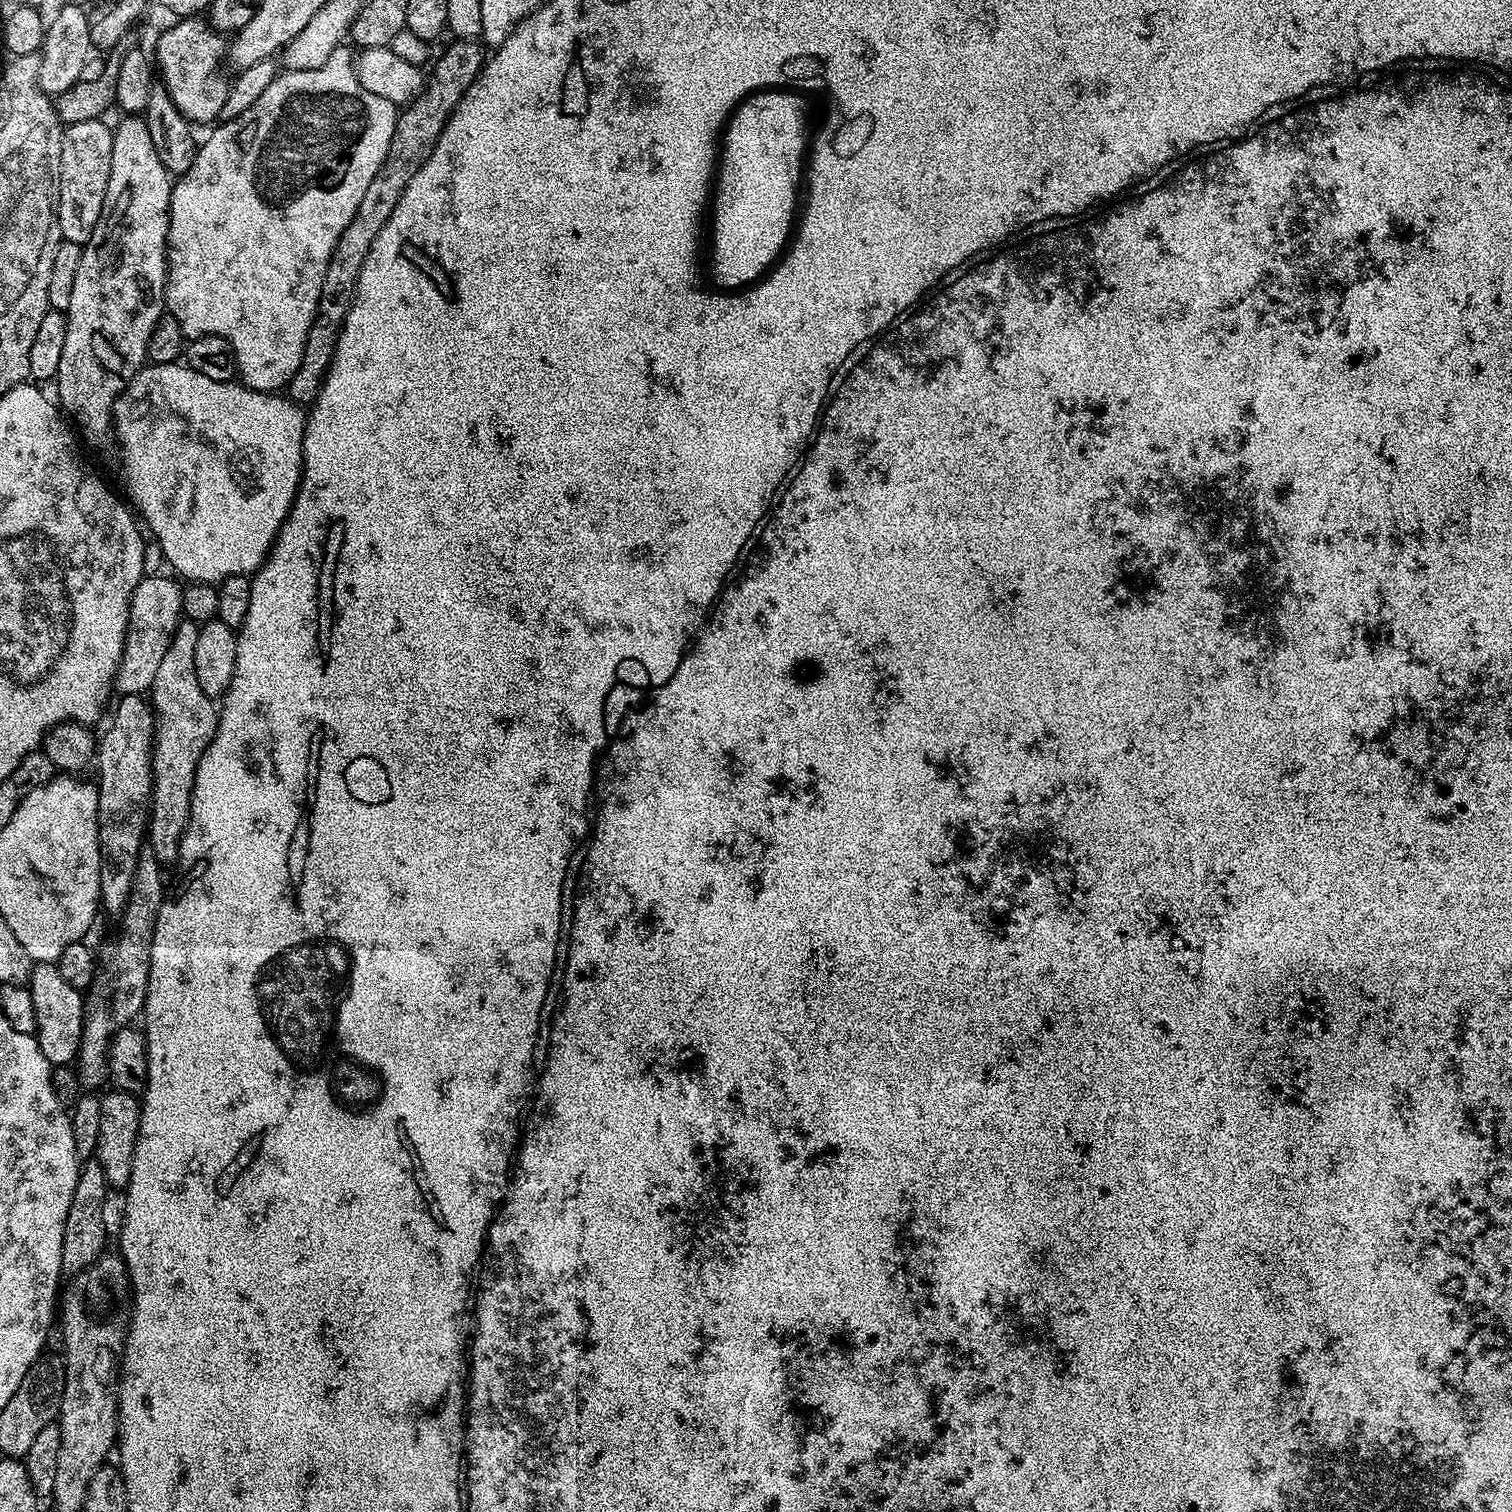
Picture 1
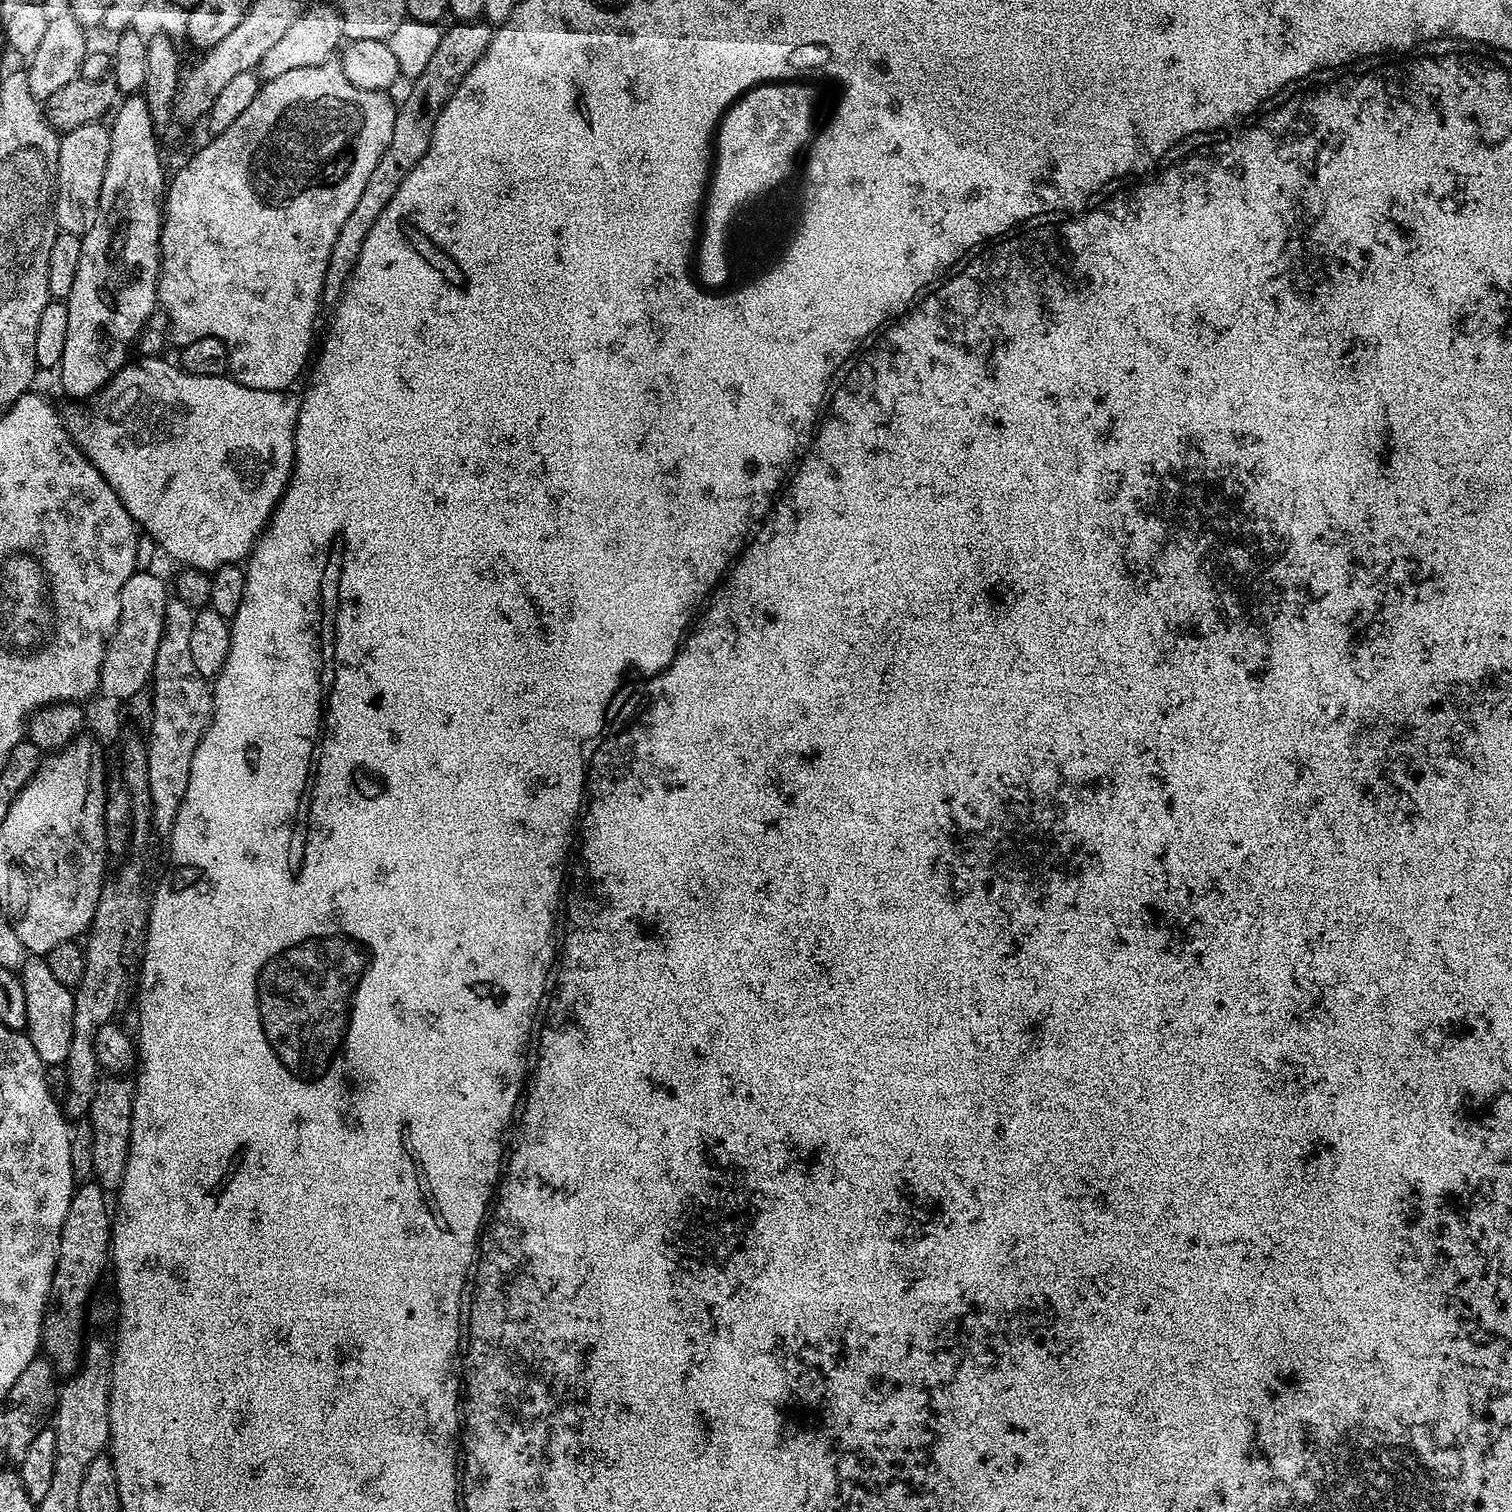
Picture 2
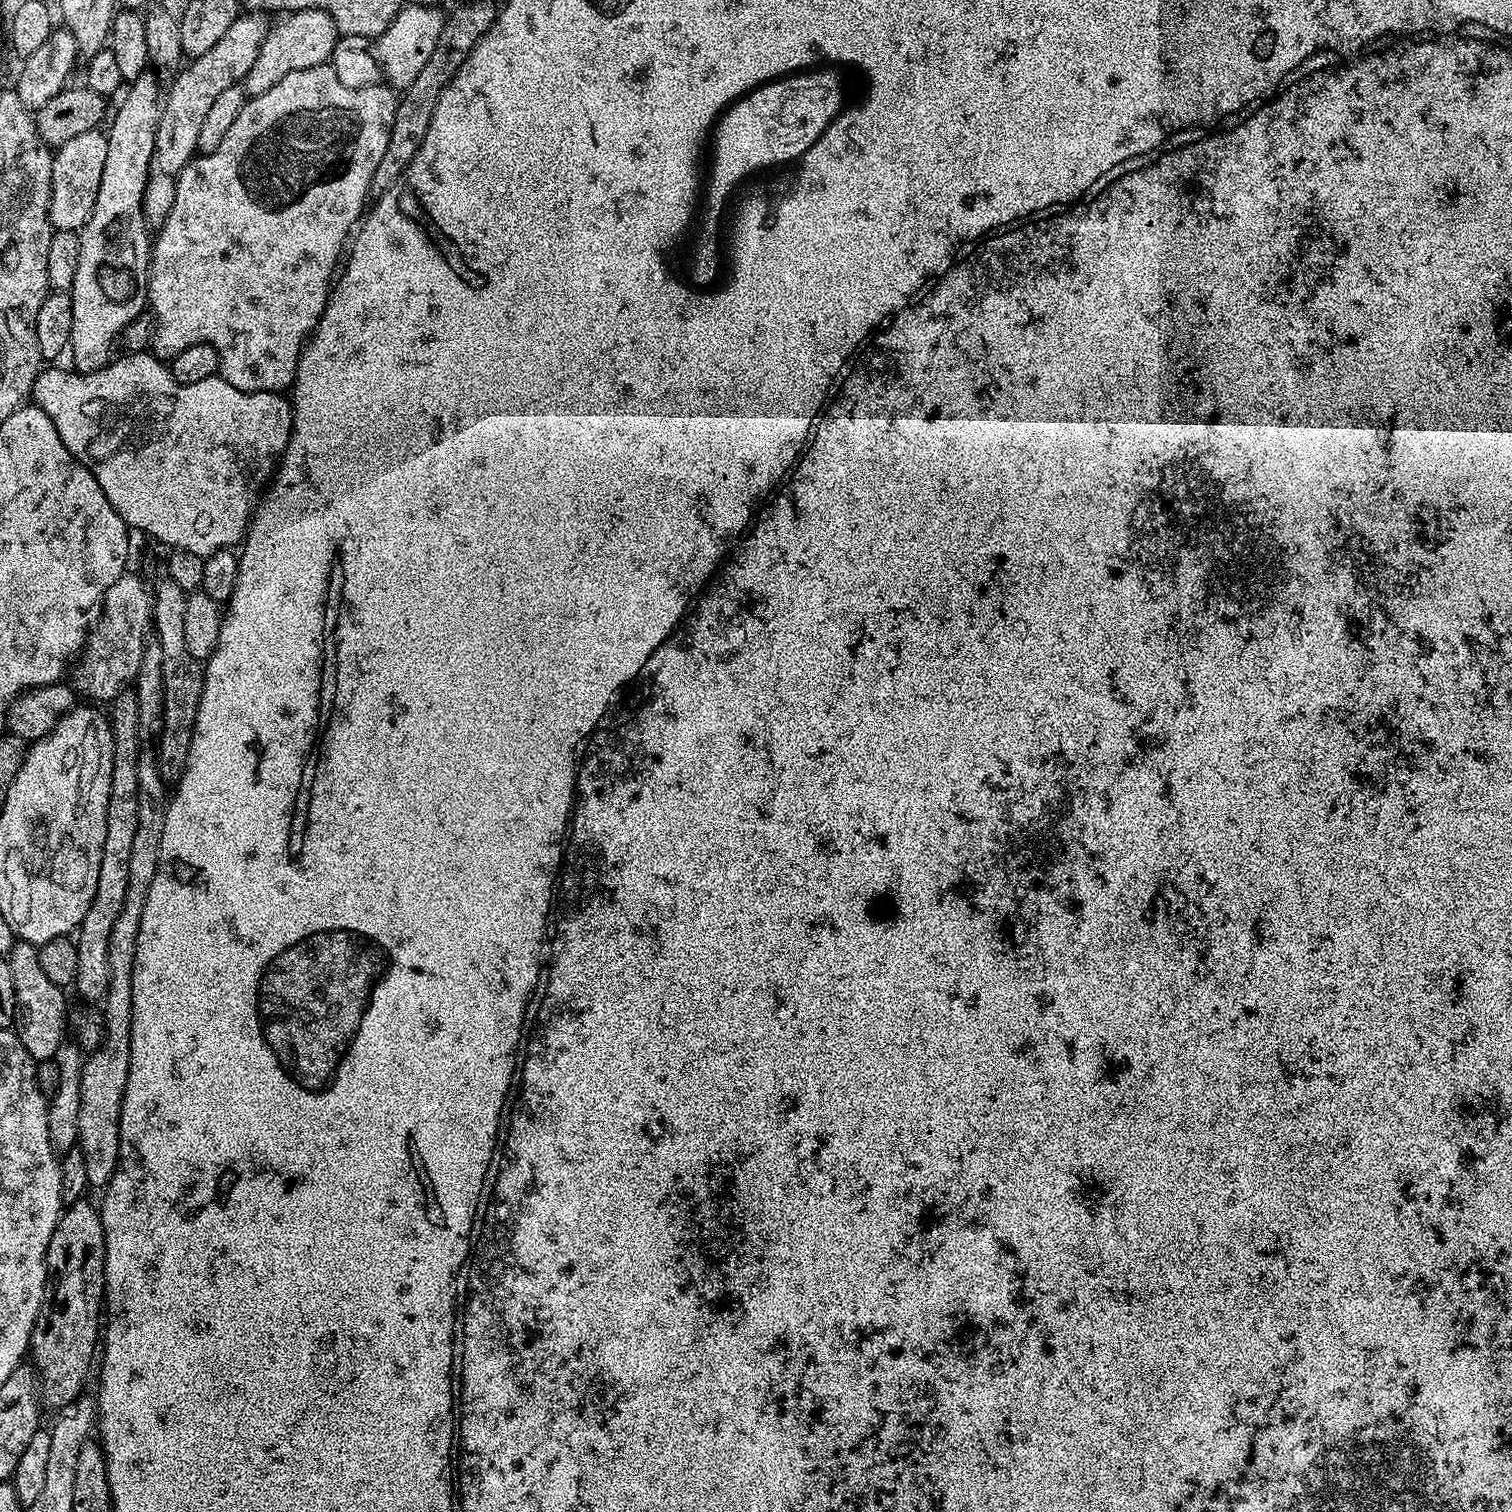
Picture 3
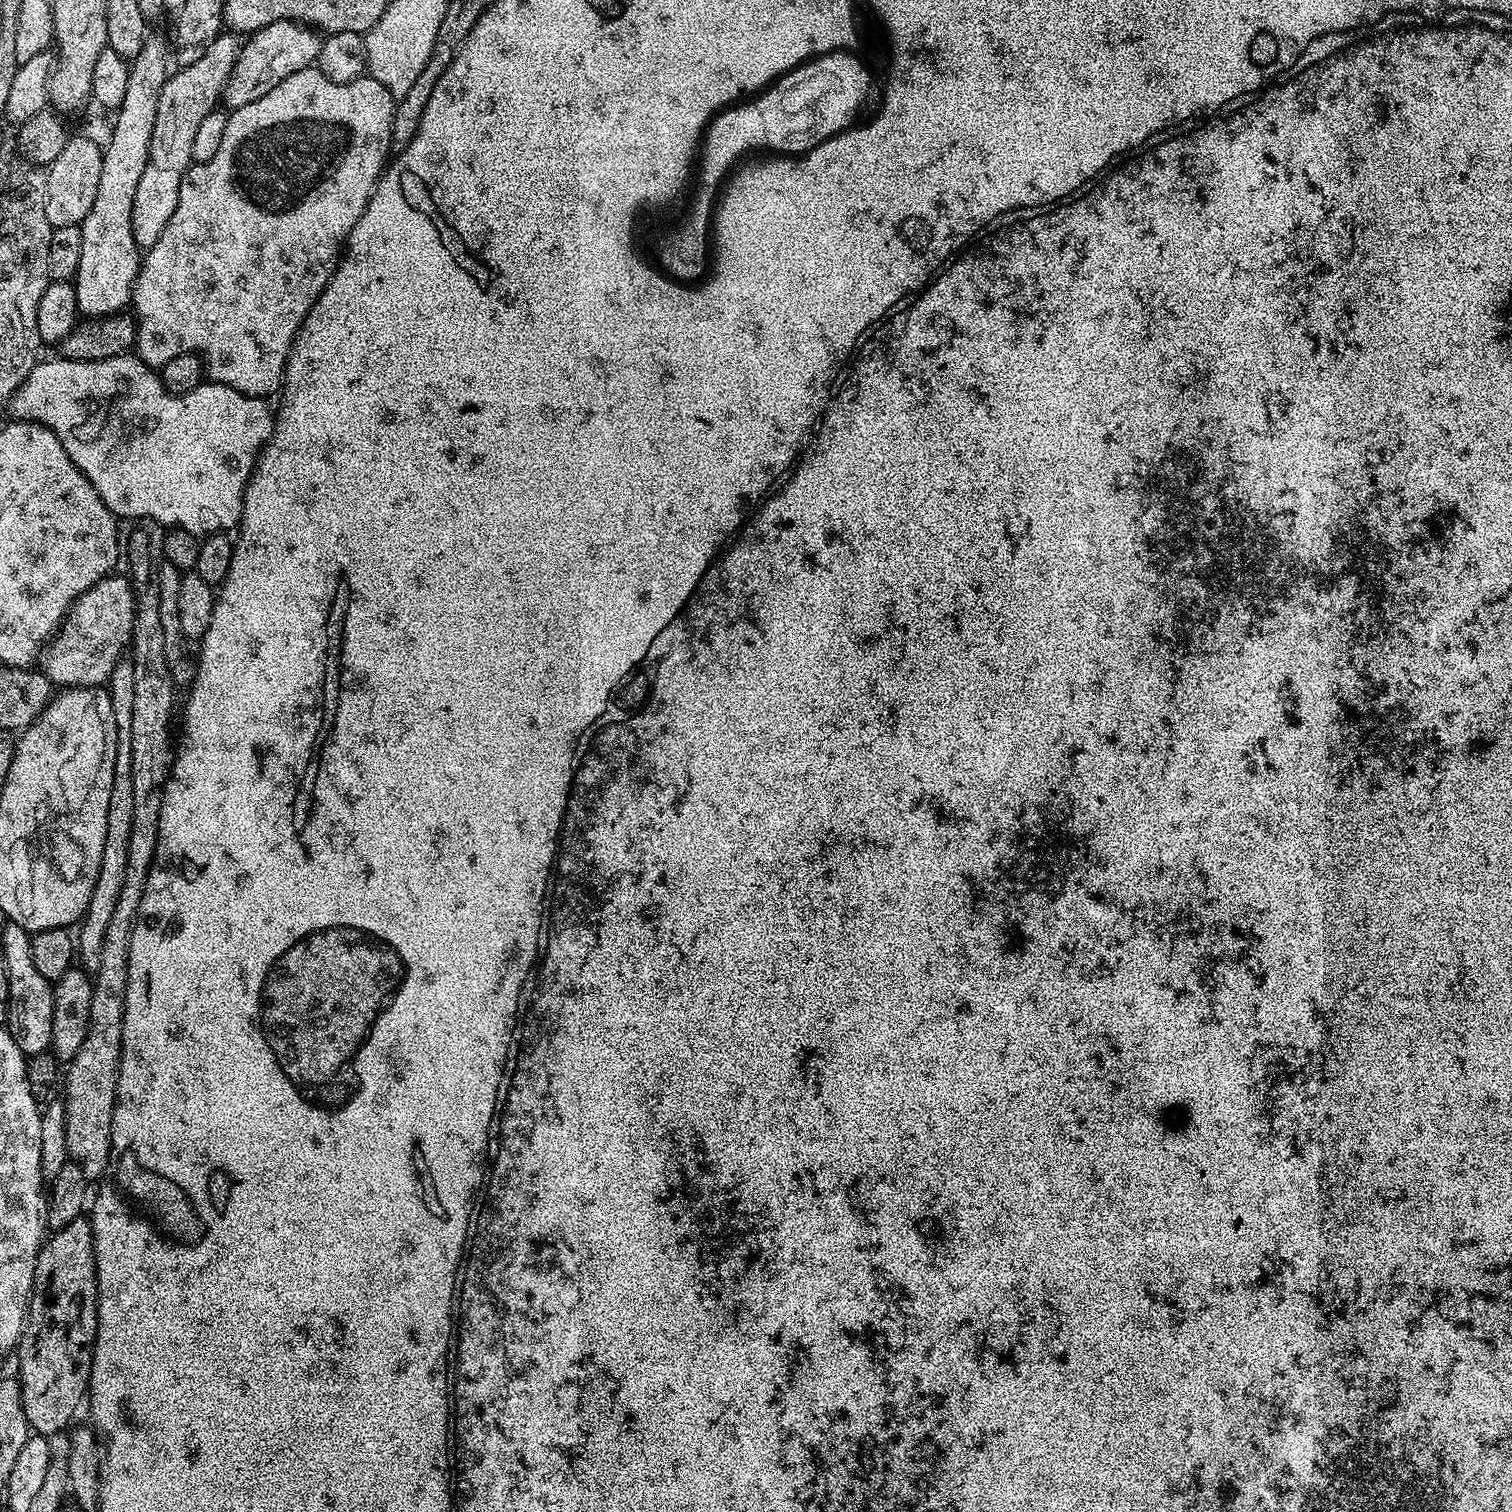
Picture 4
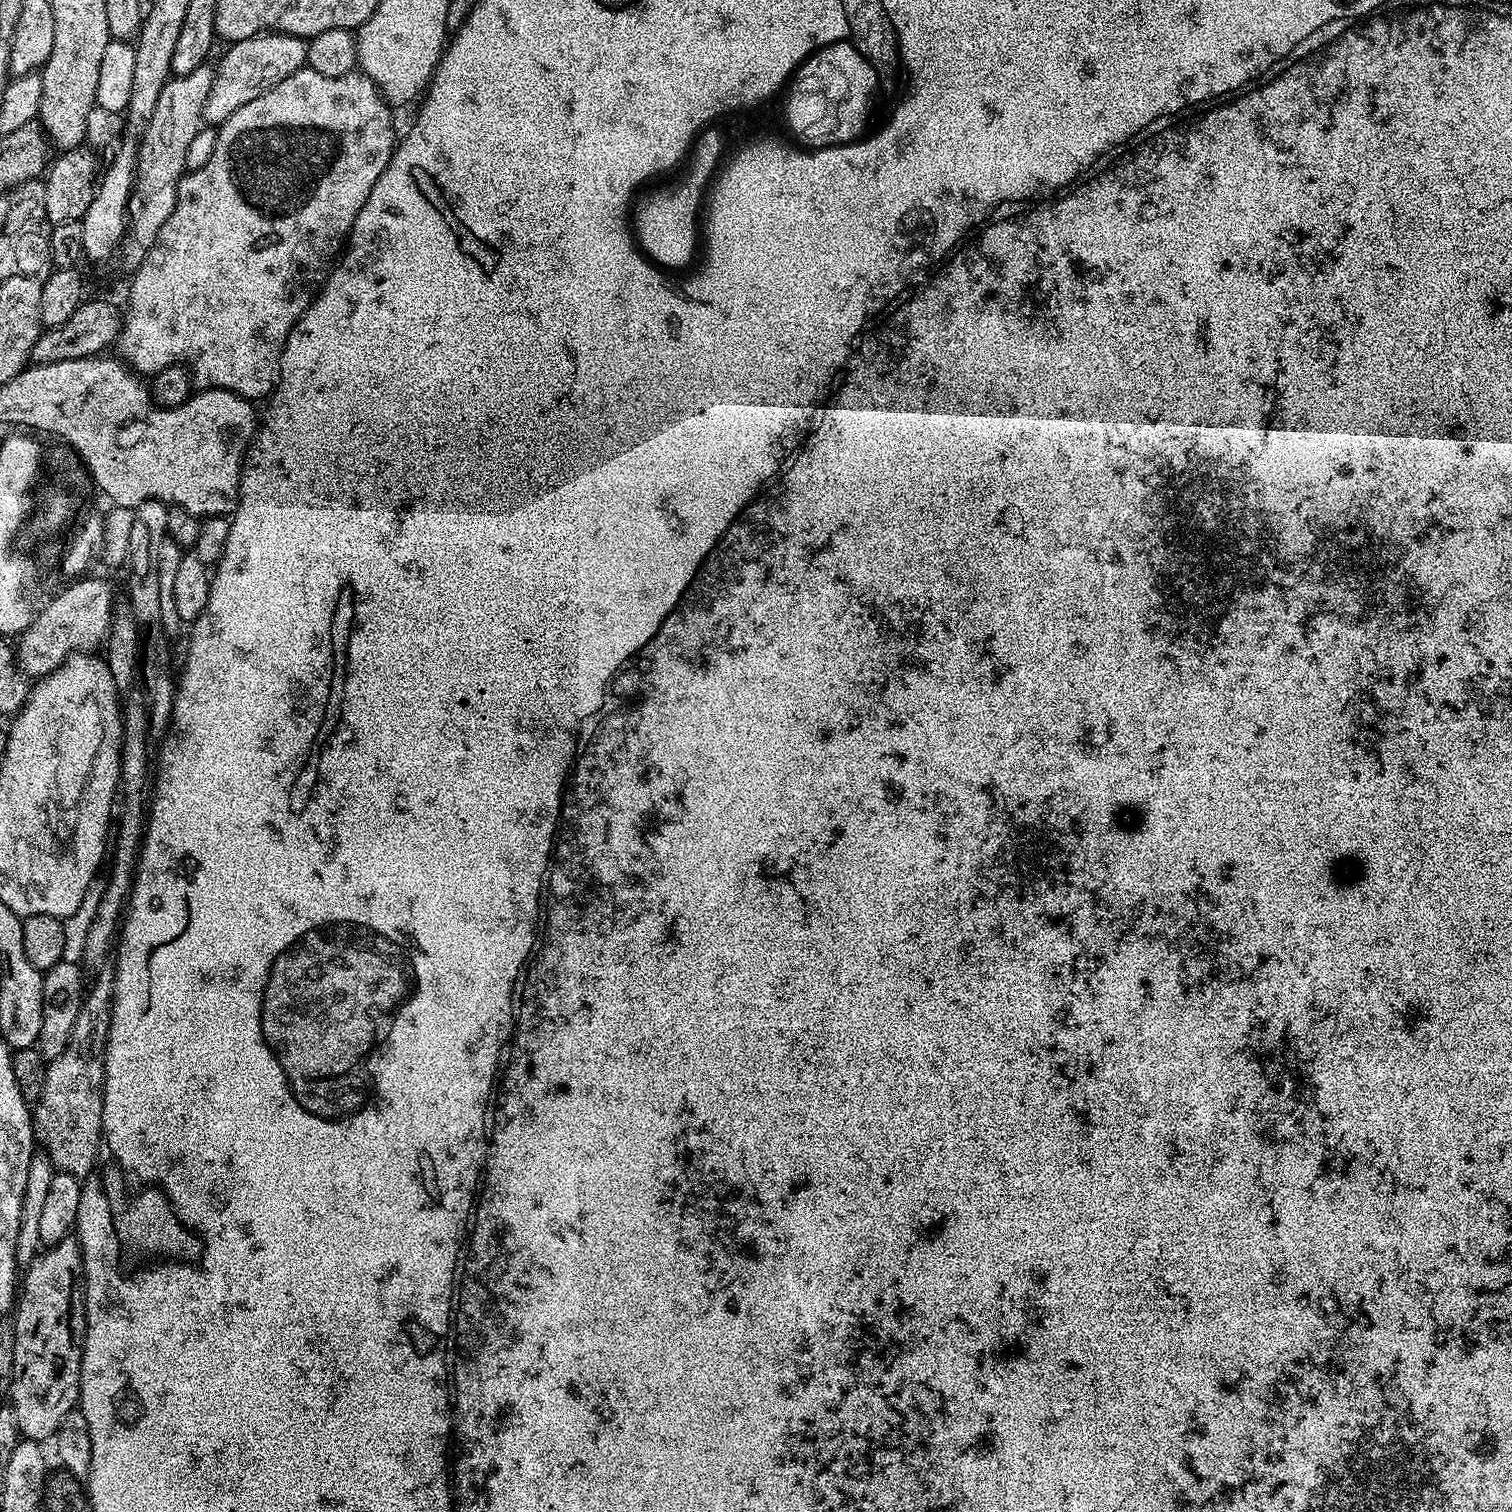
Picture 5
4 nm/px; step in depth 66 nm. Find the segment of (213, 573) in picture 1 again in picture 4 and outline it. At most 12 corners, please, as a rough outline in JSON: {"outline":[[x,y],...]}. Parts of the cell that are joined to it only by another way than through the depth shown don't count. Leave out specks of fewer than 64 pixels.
{"outline":[[135,354],[41,359],[12,420],[113,516],[239,525],[267,399]]}

